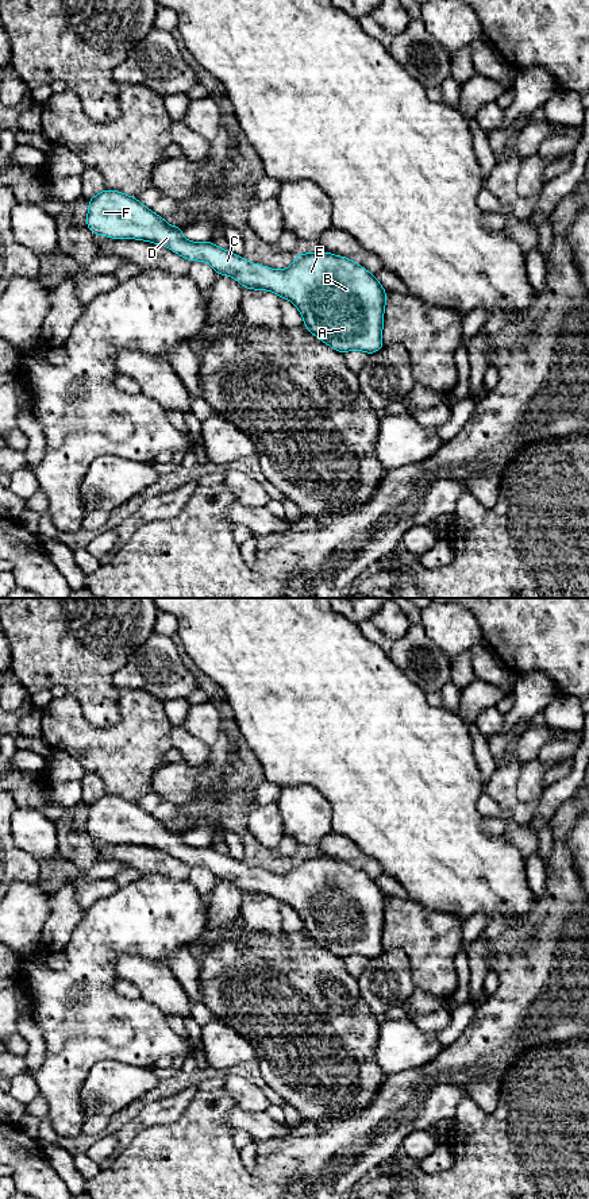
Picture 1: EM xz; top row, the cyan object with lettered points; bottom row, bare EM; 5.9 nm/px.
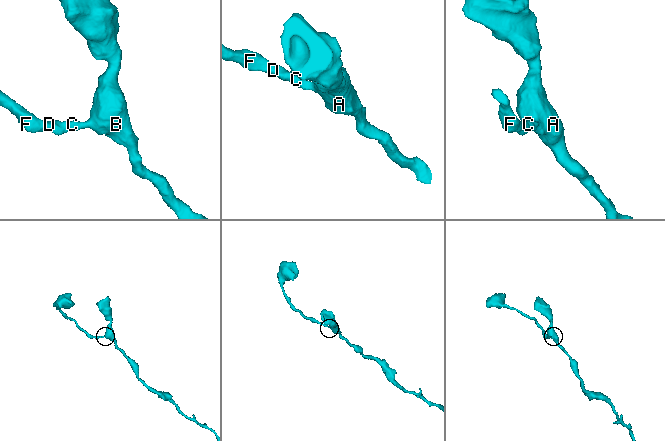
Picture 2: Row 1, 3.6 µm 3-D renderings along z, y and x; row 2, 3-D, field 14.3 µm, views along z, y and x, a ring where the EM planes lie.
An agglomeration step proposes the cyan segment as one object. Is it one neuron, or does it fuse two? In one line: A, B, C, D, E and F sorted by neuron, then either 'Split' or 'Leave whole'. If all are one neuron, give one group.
Groups: A B C D E F. Leave whole

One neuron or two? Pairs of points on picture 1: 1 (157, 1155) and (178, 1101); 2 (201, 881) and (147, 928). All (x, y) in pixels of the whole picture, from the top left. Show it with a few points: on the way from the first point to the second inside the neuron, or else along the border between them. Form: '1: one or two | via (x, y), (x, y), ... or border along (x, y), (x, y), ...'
1: two | border along (191, 1101), (185, 1111), (176, 1121), (145, 1128)
2: two | border along (187, 879), (207, 898)

